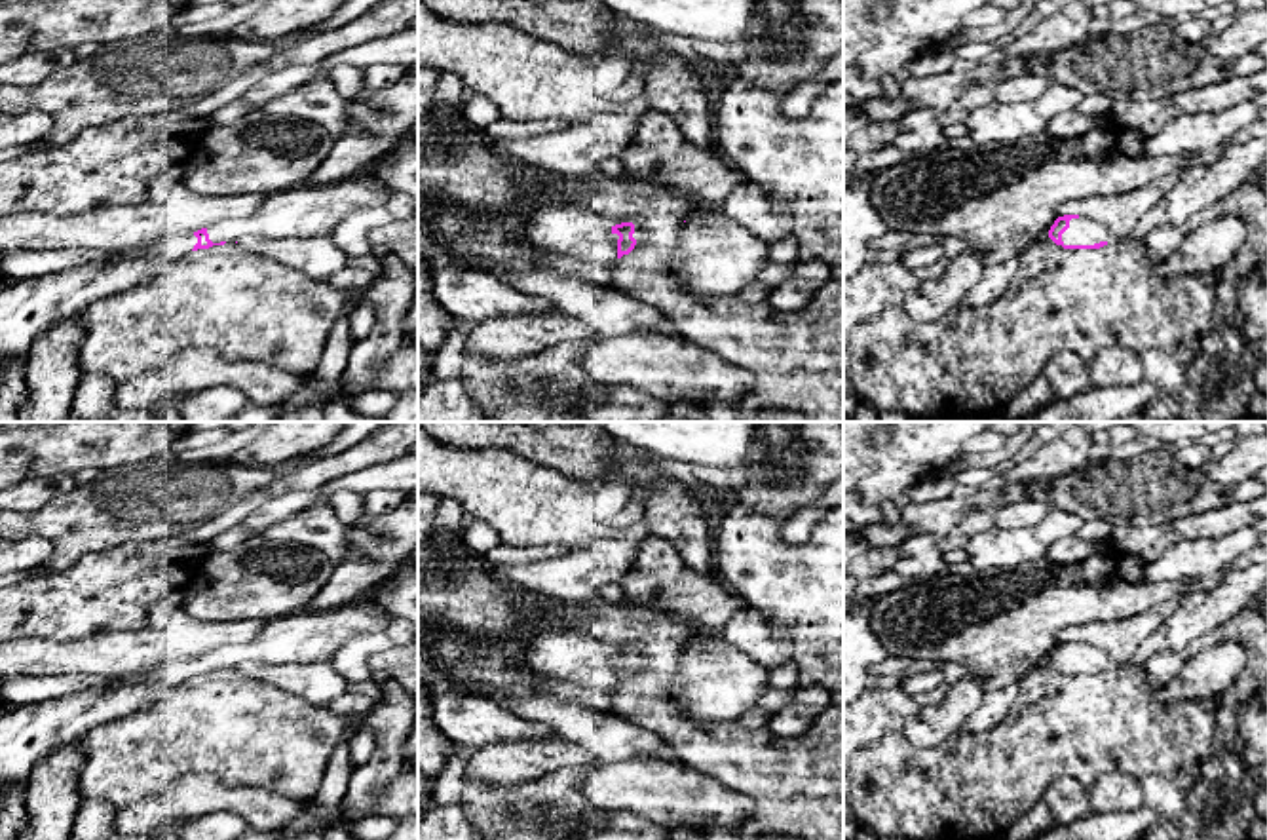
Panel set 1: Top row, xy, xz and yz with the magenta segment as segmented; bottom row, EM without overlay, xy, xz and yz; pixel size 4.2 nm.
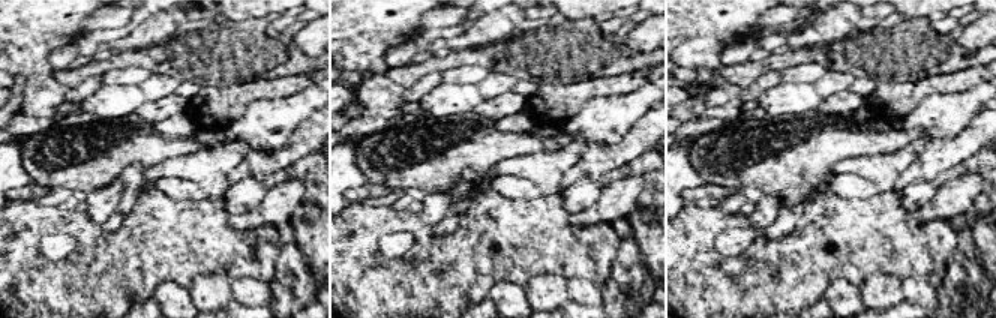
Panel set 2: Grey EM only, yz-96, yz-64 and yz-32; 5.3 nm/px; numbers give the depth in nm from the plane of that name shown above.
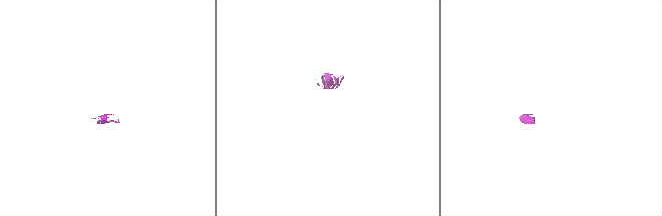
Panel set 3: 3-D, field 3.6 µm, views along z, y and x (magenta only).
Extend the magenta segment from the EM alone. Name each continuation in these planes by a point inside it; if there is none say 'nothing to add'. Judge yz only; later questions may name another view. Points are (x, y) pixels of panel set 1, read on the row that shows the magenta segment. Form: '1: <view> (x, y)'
1: yz (1081, 230)

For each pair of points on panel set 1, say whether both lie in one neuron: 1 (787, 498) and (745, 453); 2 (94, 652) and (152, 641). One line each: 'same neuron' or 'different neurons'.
1: different neurons
2: same neuron

